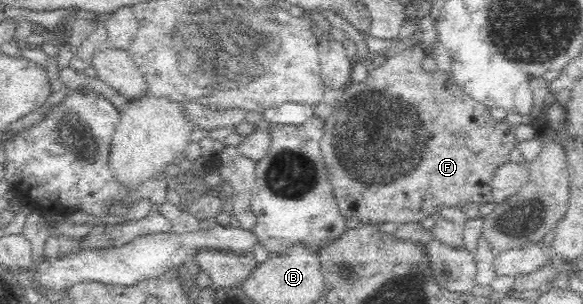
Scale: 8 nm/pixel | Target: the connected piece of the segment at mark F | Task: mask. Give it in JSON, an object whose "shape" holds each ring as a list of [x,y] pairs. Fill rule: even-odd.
{"shape":[[[422,42],[414,43],[410,49],[404,49],[396,55],[386,56],[386,61],[376,66],[374,71],[364,81],[356,81],[356,85],[350,84],[345,87],[344,95],[337,104],[332,105],[334,115],[332,120],[326,121],[323,125],[323,137],[321,138],[320,149],[324,154],[328,178],[330,178],[334,197],[338,201],[340,212],[346,219],[357,220],[361,224],[370,226],[379,223],[421,223],[425,218],[434,216],[444,207],[464,207],[469,203],[476,203],[478,206],[492,202],[491,179],[499,165],[506,163],[510,153],[516,147],[518,141],[515,139],[515,128],[506,119],[495,120],[488,107],[479,106],[476,100],[461,91],[444,69],[424,69],[422,62],[428,56],[428,52]]]}

